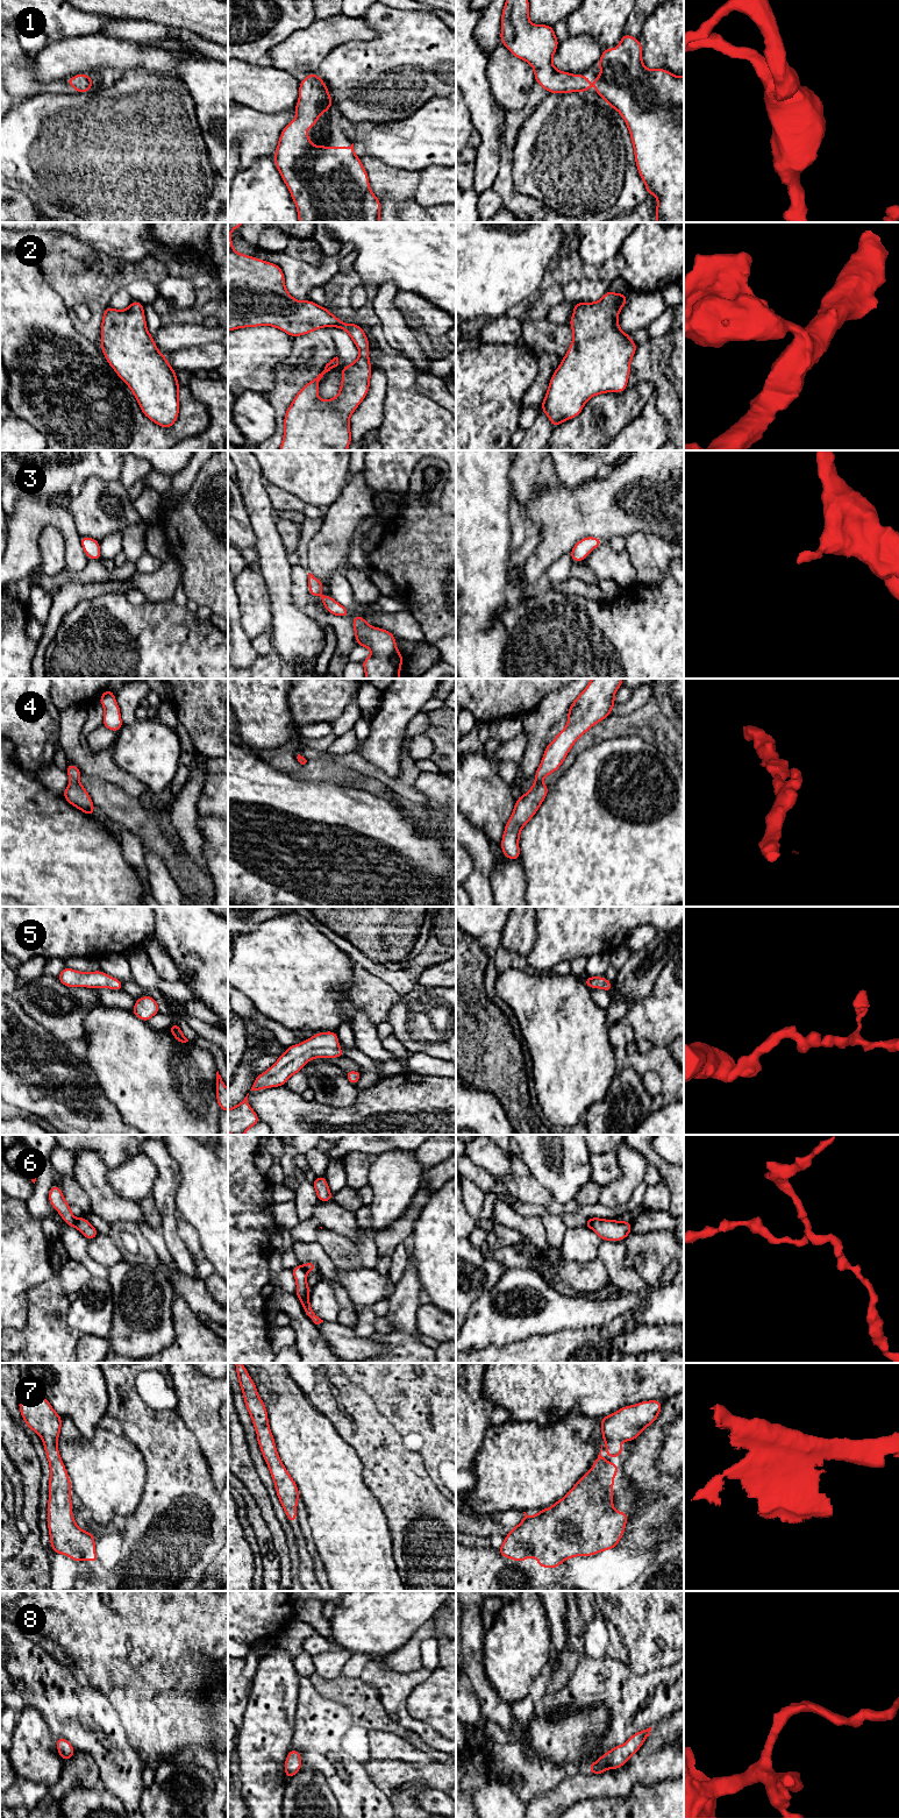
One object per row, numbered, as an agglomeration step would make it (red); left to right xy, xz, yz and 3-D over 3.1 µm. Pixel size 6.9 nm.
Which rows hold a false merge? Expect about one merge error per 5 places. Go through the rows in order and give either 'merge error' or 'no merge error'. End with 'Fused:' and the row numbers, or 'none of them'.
1: no merge error
2: no merge error
3: no merge error
4: no merge error
5: no merge error
6: merge error
7: no merge error
8: no merge error
Fused: 6

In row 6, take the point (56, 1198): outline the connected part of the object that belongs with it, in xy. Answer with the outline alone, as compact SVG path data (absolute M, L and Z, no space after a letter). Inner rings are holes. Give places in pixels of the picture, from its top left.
M52 1185L49 1191L50 1205L59 1213L64 1222L70 1227L76 1227L77 1219L71 1213L70 1205L64 1200L62 1189Z

